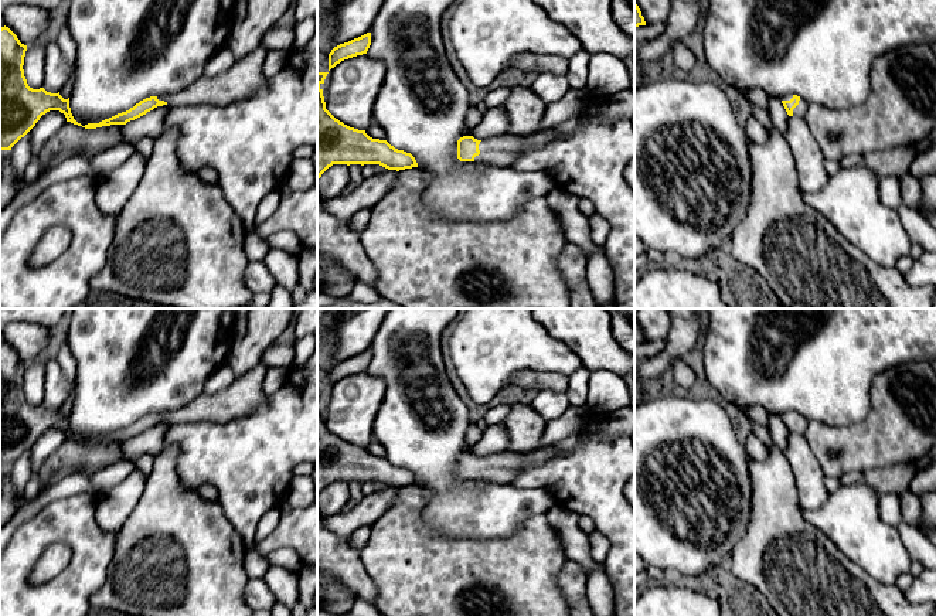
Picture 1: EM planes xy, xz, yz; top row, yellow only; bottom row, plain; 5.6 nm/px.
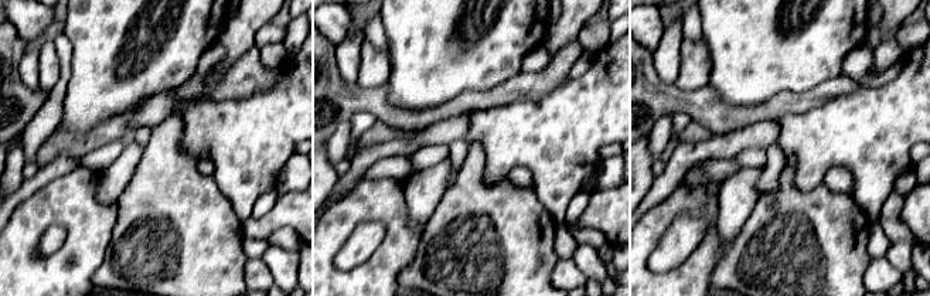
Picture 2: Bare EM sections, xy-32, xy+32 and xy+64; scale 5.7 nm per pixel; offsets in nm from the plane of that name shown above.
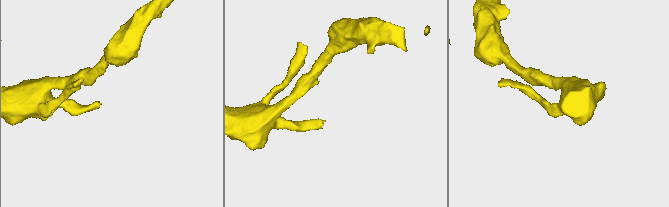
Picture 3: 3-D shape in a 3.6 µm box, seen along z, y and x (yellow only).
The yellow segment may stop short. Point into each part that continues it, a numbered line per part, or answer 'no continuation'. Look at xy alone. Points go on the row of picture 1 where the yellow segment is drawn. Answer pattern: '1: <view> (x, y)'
1: xy (87, 142)

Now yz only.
1: yz (800, 109)

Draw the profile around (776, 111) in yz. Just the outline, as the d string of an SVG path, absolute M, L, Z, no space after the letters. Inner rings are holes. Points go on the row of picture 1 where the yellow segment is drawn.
M767 96L767 115L782 135L786 135L789 115L782 103L782 98Z

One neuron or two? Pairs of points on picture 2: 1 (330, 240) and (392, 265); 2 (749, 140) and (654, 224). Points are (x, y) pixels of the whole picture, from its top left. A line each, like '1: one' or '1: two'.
1: one
2: two

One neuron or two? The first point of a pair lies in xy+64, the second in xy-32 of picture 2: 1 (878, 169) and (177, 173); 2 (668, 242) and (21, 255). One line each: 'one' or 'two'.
1: two
2: two

